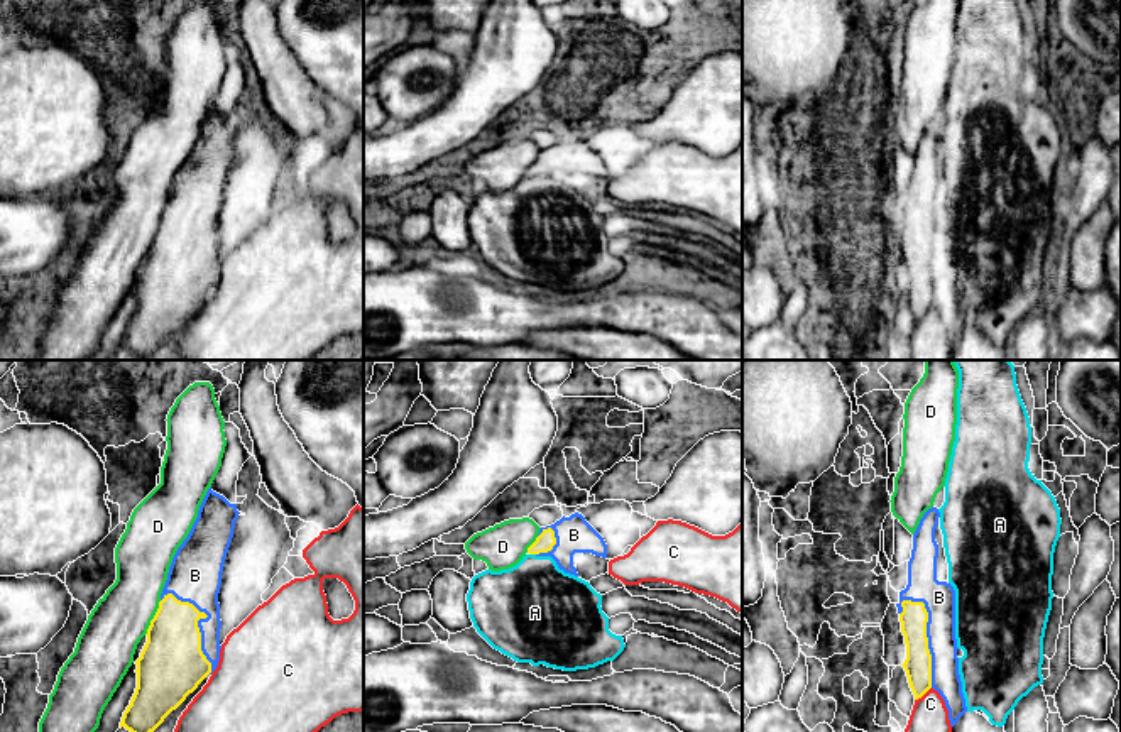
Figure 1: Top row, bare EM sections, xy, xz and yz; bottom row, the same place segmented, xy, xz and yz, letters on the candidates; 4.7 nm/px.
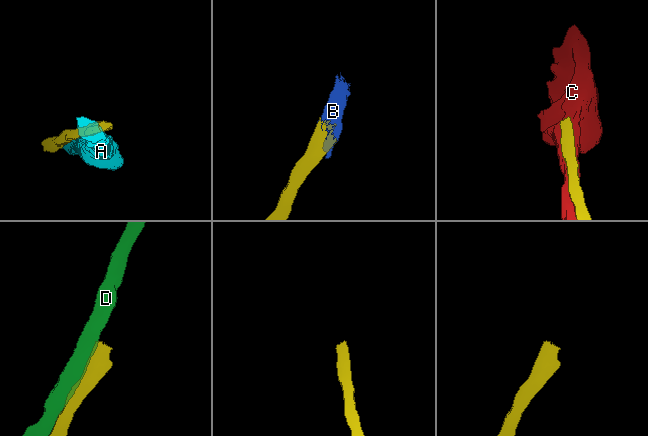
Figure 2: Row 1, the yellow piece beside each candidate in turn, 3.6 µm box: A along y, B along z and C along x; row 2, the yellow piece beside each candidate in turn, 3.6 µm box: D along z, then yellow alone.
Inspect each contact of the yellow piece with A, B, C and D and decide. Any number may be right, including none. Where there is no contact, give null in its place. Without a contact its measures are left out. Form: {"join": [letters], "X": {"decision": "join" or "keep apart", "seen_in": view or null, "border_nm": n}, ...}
{"join": ["B"], "A": {"decision": "keep apart", "seen_in": "xz", "border_nm": 30}, "B": {"decision": "join", "seen_in": "yz", "border_nm": 440}, "C": {"decision": "keep apart", "seen_in": "yz", "border_nm": 100}, "D": {"decision": "keep apart", "seen_in": "xy", "border_nm": 190}}

